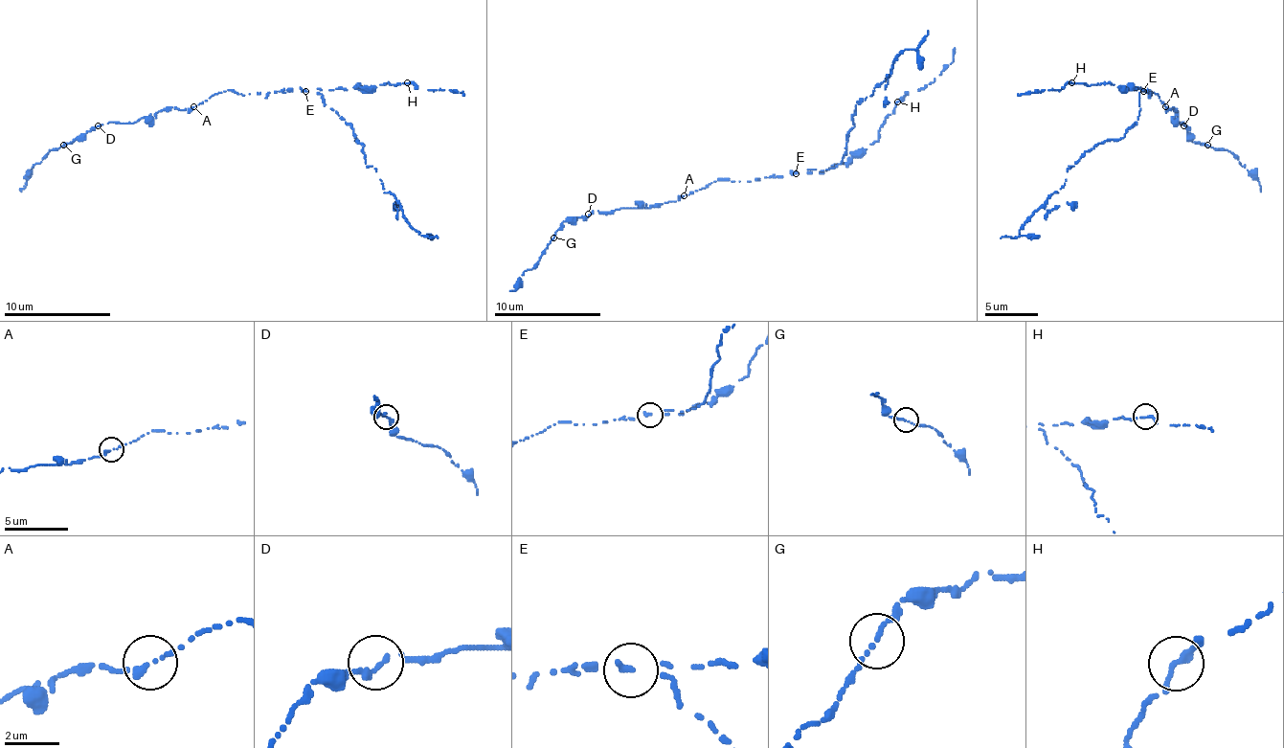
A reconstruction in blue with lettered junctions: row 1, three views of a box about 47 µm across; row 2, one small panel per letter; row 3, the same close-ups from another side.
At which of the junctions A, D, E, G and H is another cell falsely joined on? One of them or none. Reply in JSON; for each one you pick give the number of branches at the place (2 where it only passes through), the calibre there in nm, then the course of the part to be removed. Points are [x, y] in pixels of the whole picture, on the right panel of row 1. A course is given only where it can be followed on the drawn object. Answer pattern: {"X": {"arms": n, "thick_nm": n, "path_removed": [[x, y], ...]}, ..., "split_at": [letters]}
{"E": {"arms": 2, "thick_nm": 180, "path_removed": [[1143, 90], [1138, 120], [1122, 139], [1092, 147], [1018, 235], [1000, 238]]}, "split_at": ["E"]}

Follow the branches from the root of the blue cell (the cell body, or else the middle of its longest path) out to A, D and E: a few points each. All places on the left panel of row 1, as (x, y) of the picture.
A: (266, 93), (242, 96), (223, 90), (193, 106)
D: (266, 93), (242, 96), (223, 90), (189, 109), (167, 106), (135, 123), (98, 125)
E: (266, 93), (277, 93), (287, 88), (305, 90)

